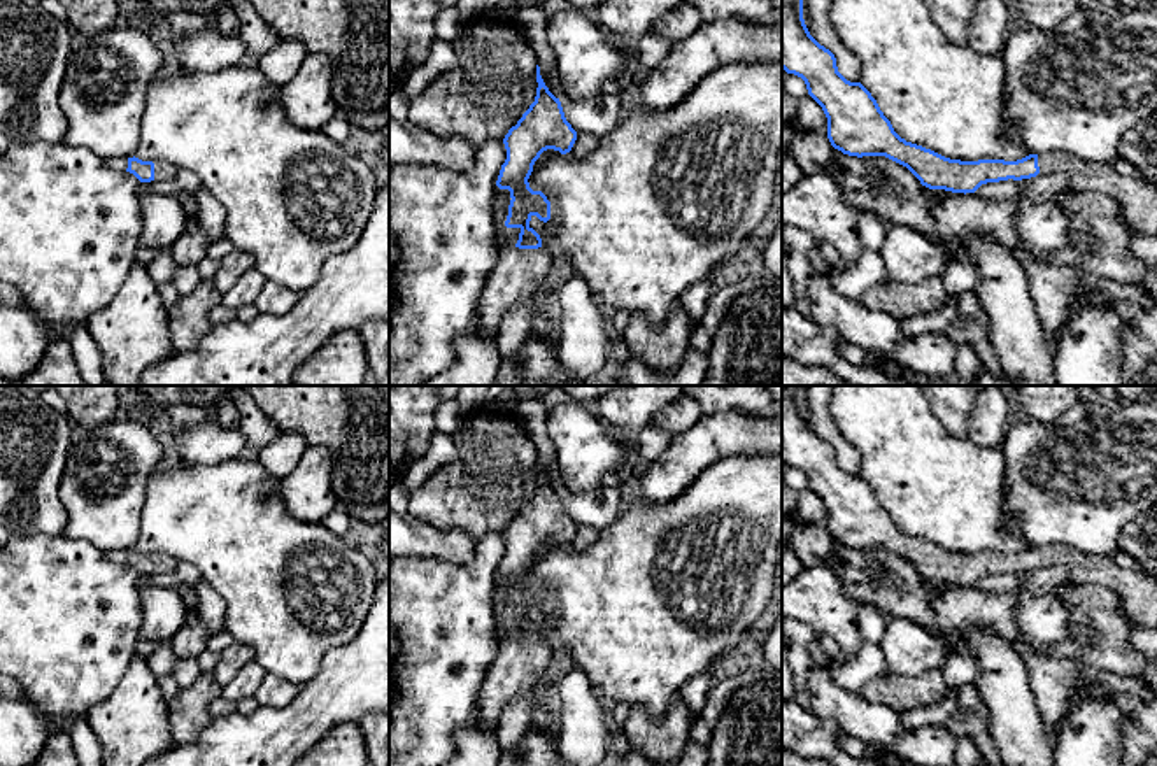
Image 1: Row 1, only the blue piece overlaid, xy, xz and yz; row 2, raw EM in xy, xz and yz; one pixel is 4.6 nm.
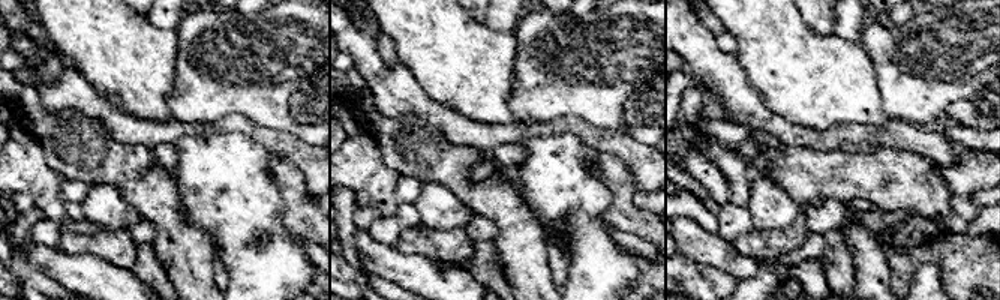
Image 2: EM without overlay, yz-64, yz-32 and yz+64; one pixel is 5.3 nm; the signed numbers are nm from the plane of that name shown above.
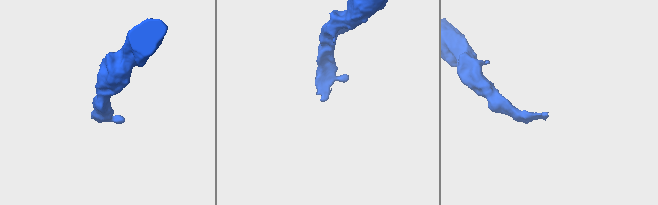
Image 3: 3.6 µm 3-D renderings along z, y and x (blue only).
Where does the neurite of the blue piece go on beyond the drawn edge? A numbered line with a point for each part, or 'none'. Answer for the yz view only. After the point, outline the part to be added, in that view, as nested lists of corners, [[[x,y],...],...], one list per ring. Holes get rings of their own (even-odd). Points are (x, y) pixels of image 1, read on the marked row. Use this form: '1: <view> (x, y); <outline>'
1: yz (1136, 198); [[[1071,152],[1038,154],[1038,175],[1062,174],[1075,191],[1110,196],[1138,235],[1157,237],[1157,188],[1124,175],[1110,163],[1085,161]]]

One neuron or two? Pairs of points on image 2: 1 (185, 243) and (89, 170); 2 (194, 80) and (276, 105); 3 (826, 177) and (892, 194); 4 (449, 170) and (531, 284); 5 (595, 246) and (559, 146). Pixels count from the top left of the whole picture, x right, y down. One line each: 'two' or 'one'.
1: one
2: one
3: one
4: one
5: one

